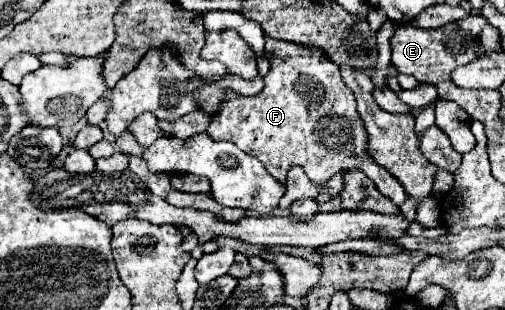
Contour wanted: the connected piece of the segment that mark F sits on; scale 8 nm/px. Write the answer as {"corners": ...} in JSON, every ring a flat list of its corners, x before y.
{"corners":[[267,35,264,38,264,51,270,61,270,71,263,77,264,89,254,97,244,97,244,95,236,95,234,91,228,91,216,115,212,115,212,121,206,133,214,141,230,141,236,147,240,147,244,153,256,157,266,167,266,171,278,181,286,179,288,167,300,165,304,167,308,179,314,185,324,187,336,173,346,171,350,167,358,167,374,181,374,185,382,195,386,195,394,205,402,205,406,199,406,193,398,183,398,179,394,179,384,167,374,163,374,159,368,155,368,135,366,135,364,123,356,111,354,95,344,85,336,63,316,47,312,49,308,45,272,39]]}

